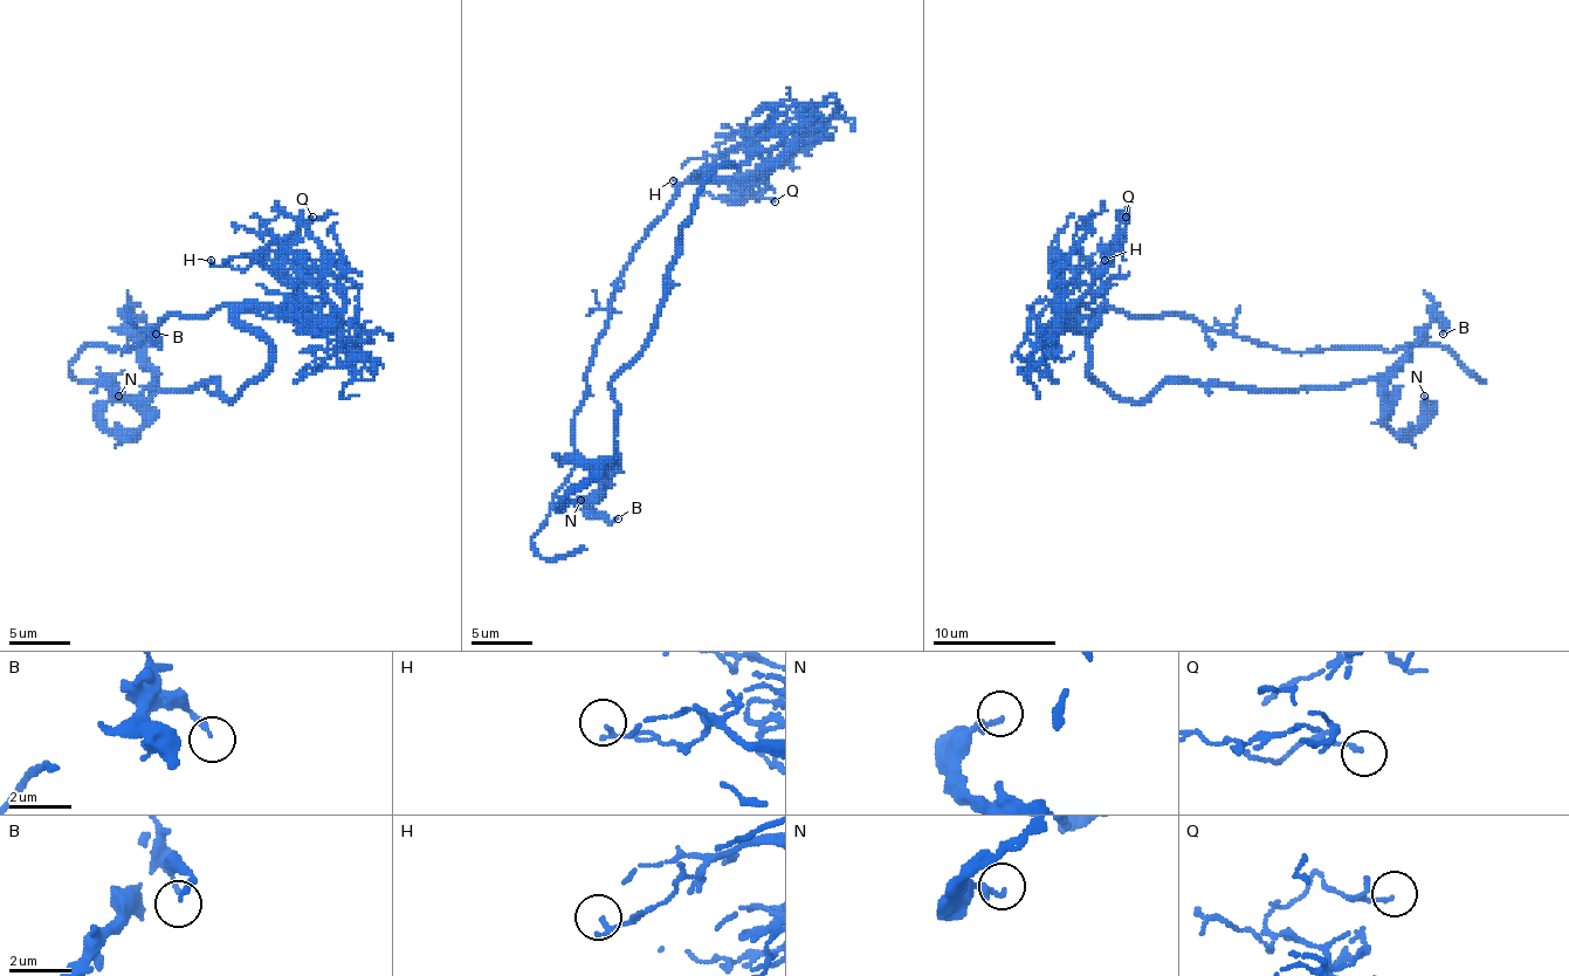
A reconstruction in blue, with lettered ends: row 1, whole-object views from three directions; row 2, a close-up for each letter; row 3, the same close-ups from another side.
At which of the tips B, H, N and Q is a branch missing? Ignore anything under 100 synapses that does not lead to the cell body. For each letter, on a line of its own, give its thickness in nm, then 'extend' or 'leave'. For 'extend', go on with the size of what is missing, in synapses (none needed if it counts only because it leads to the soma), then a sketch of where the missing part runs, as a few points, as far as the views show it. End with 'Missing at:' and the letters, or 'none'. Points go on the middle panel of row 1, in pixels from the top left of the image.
B: calibre 180 nm; leave
H: calibre 130 nm; leave
N: calibre 170 nm; leave
Q: calibre 120 nm; leave
Missing at: none

